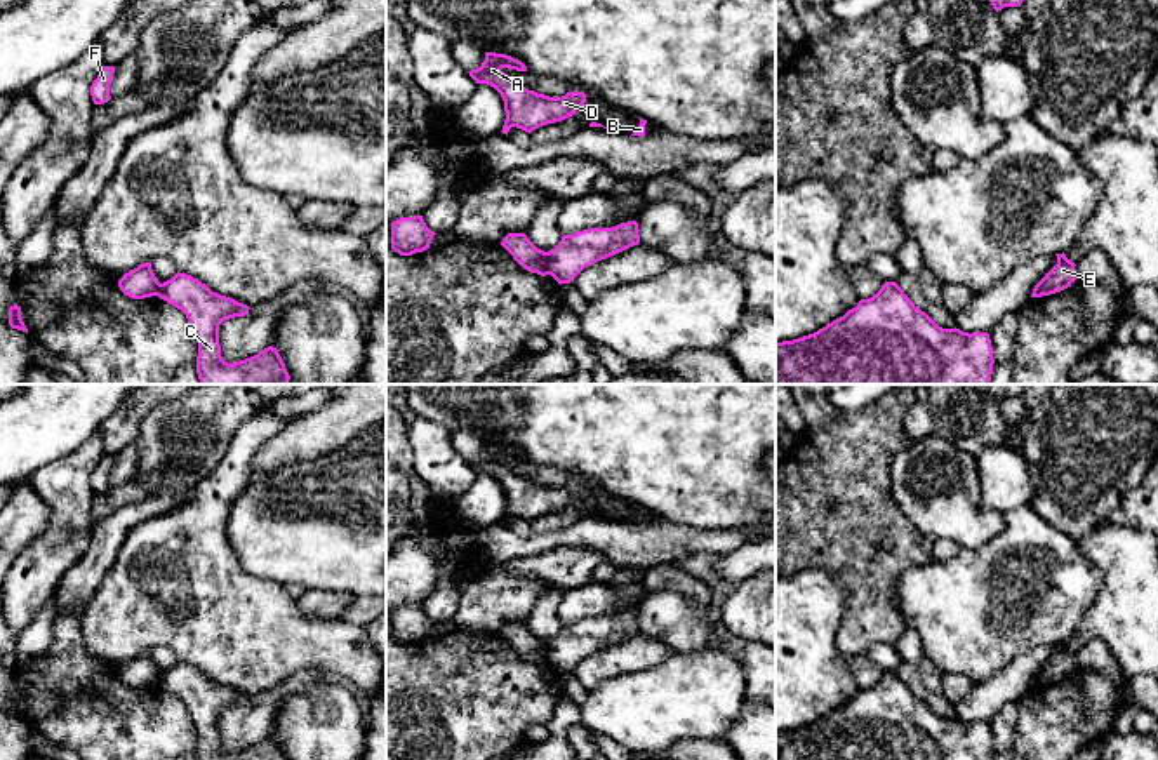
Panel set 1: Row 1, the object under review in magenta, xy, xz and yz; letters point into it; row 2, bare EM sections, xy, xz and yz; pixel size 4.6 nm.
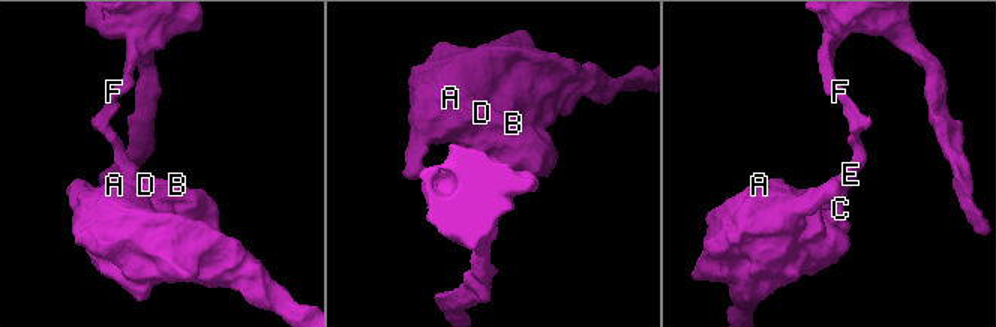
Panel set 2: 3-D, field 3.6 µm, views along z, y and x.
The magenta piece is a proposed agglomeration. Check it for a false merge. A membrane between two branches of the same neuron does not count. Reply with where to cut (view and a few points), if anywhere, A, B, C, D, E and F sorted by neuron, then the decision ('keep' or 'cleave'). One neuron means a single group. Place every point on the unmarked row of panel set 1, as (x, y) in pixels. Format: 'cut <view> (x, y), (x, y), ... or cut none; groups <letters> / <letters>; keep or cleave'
cut xz (545, 642), (550, 663); groups A B C D / E F; cleave

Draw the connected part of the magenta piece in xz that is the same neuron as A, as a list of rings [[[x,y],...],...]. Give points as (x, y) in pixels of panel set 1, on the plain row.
[[[485,442],[482,456],[468,463],[476,473],[487,473],[501,483],[506,501],[501,522],[506,525],[511,517],[530,523],[542,515],[562,511],[576,504],[586,492],[586,483],[577,480],[562,487],[549,487],[520,477],[501,461],[502,457],[527,461],[527,456],[511,445]]]

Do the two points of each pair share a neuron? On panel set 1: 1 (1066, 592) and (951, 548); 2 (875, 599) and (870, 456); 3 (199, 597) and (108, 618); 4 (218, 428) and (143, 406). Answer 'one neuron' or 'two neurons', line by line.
1: two neurons
2: one neuron
3: one neuron
4: two neurons

